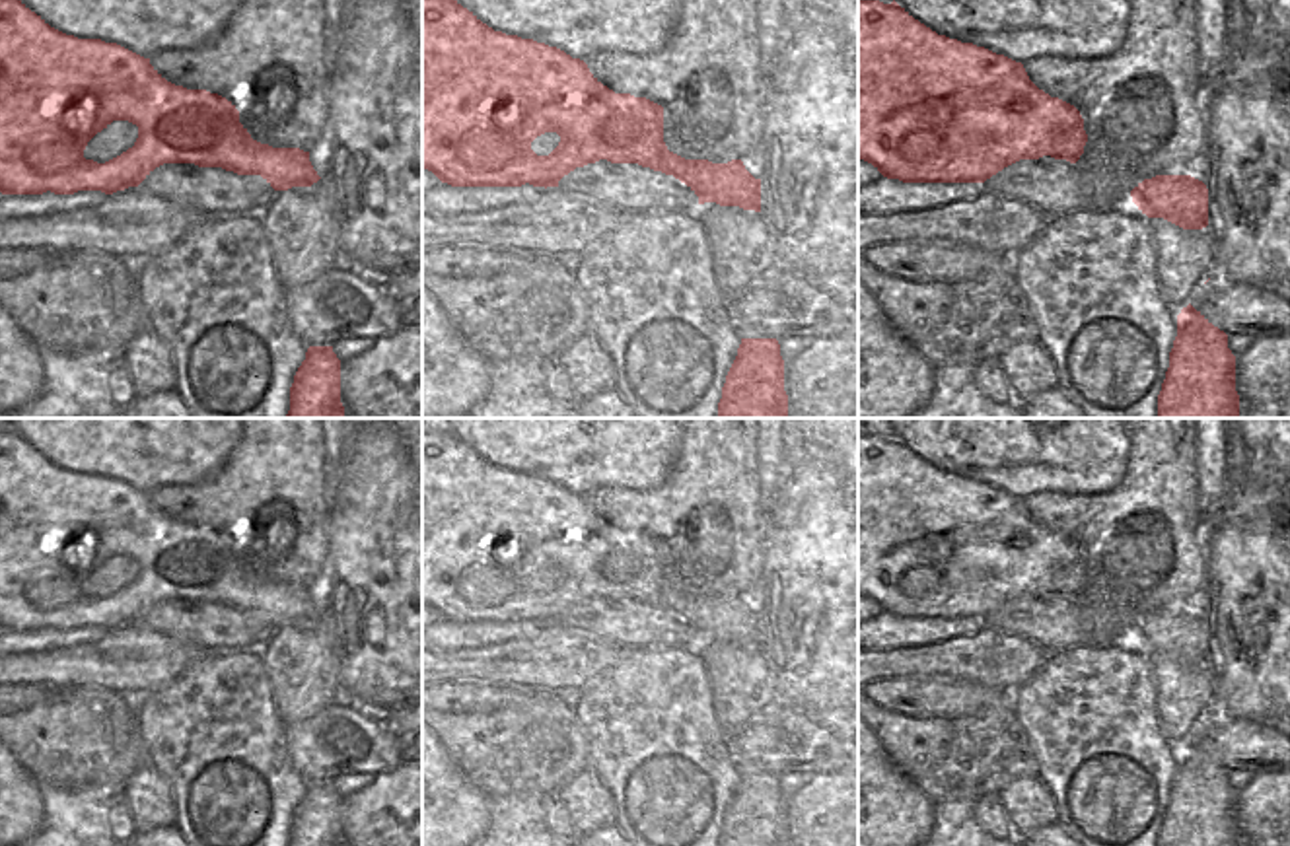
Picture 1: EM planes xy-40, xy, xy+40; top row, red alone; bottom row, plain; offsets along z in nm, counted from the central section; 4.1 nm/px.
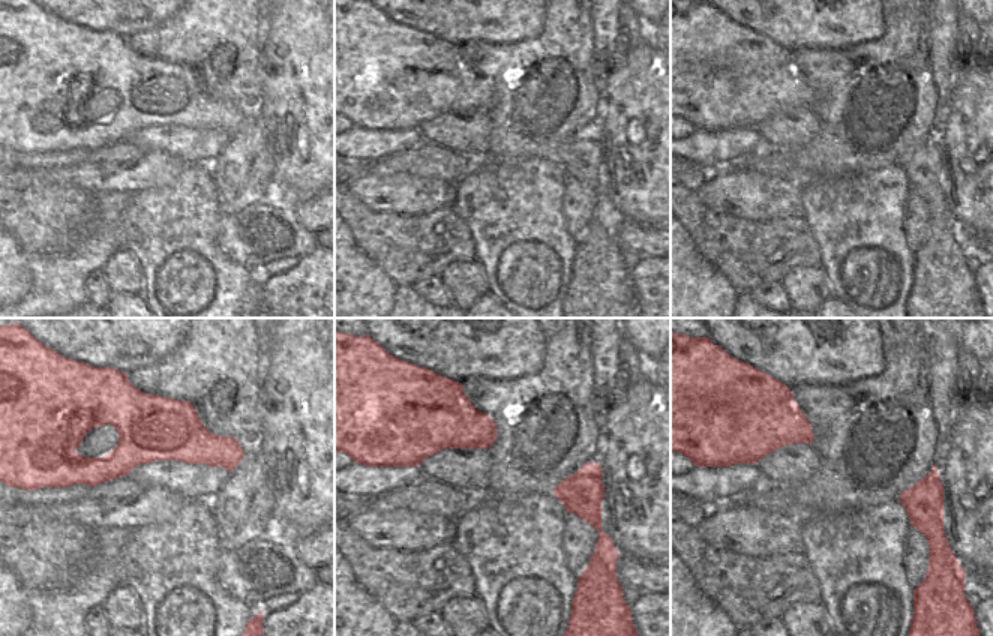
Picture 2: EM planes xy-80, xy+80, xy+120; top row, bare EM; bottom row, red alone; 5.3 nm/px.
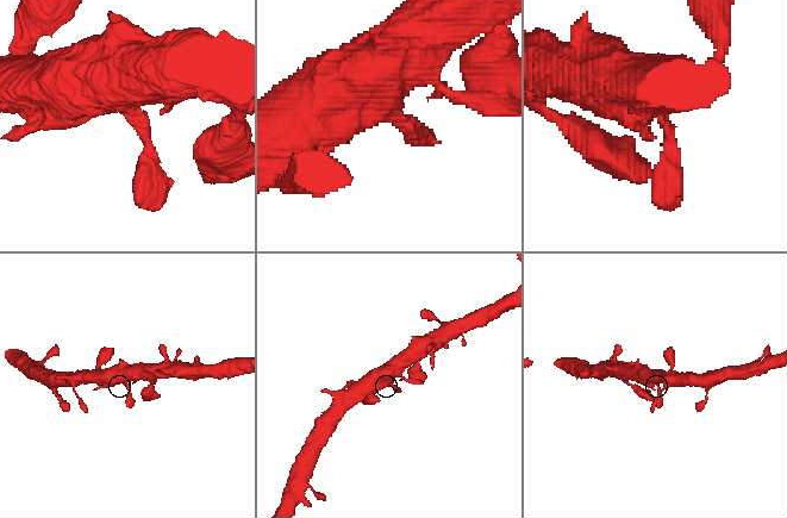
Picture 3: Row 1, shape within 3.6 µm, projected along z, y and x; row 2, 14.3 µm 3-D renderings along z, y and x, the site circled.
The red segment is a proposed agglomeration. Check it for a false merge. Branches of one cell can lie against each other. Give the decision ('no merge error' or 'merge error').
no merge error

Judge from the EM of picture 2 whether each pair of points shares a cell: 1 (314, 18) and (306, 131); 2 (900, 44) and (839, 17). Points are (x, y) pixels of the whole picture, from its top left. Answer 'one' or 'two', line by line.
1: one
2: two

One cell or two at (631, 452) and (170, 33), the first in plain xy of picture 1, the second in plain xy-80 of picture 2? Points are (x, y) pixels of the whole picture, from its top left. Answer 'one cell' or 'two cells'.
two cells

